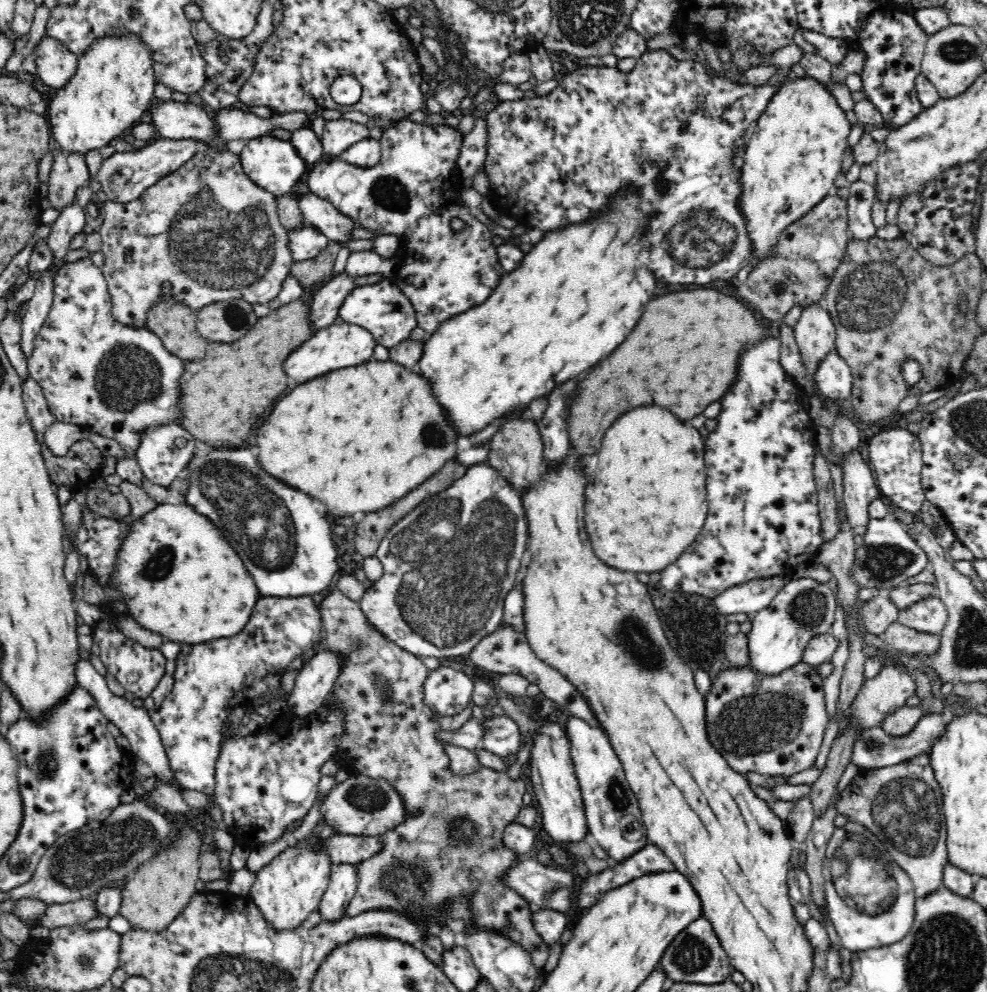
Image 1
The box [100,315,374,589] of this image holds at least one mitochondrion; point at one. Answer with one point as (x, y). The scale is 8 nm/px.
(259, 519)

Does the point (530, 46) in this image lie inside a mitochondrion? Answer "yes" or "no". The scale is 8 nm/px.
no

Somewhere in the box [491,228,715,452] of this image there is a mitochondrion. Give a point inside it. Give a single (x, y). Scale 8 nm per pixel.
(564, 395)

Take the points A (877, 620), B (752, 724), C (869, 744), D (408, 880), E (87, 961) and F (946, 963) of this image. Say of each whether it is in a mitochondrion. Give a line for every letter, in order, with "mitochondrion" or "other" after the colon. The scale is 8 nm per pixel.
A: other
B: mitochondrion
C: mitochondrion
D: mitochondrion
E: mitochondrion
F: mitochondrion

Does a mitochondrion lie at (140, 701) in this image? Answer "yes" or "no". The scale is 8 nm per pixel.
no

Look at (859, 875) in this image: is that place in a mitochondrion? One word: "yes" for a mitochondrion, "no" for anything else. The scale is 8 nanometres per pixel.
yes

